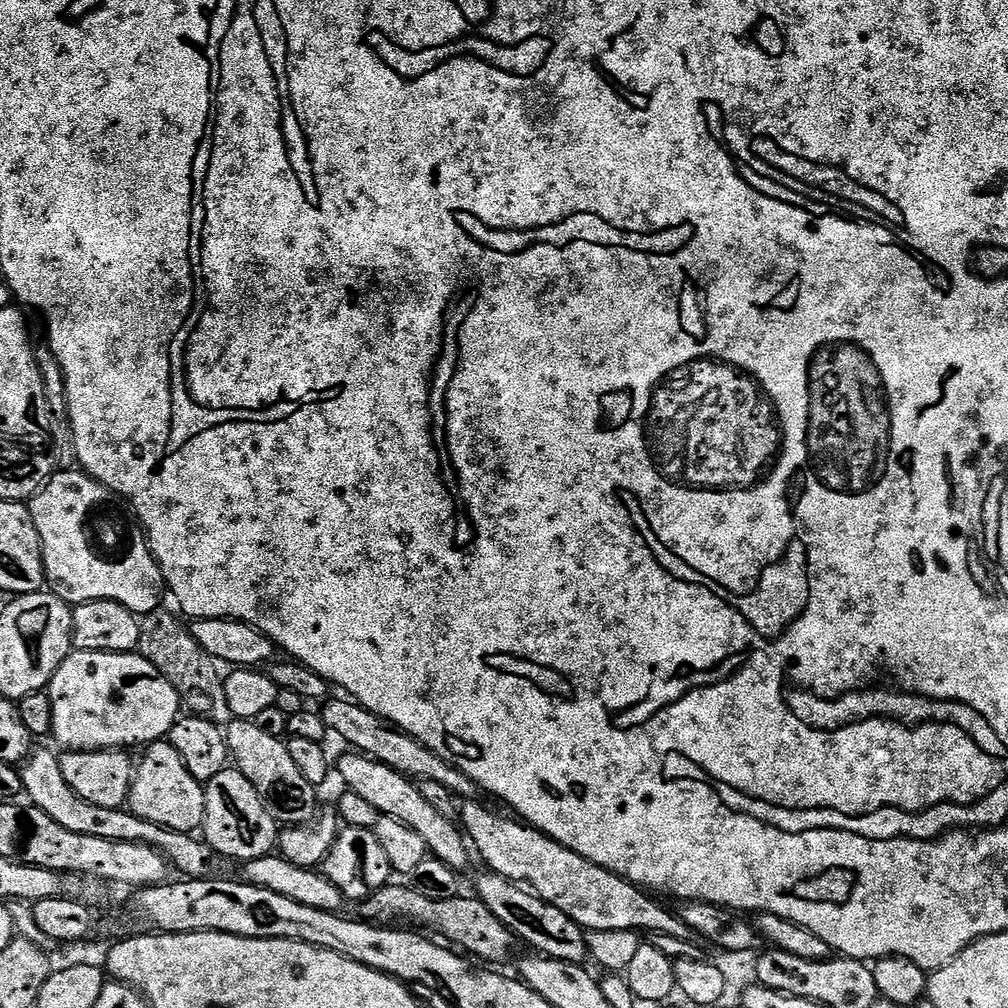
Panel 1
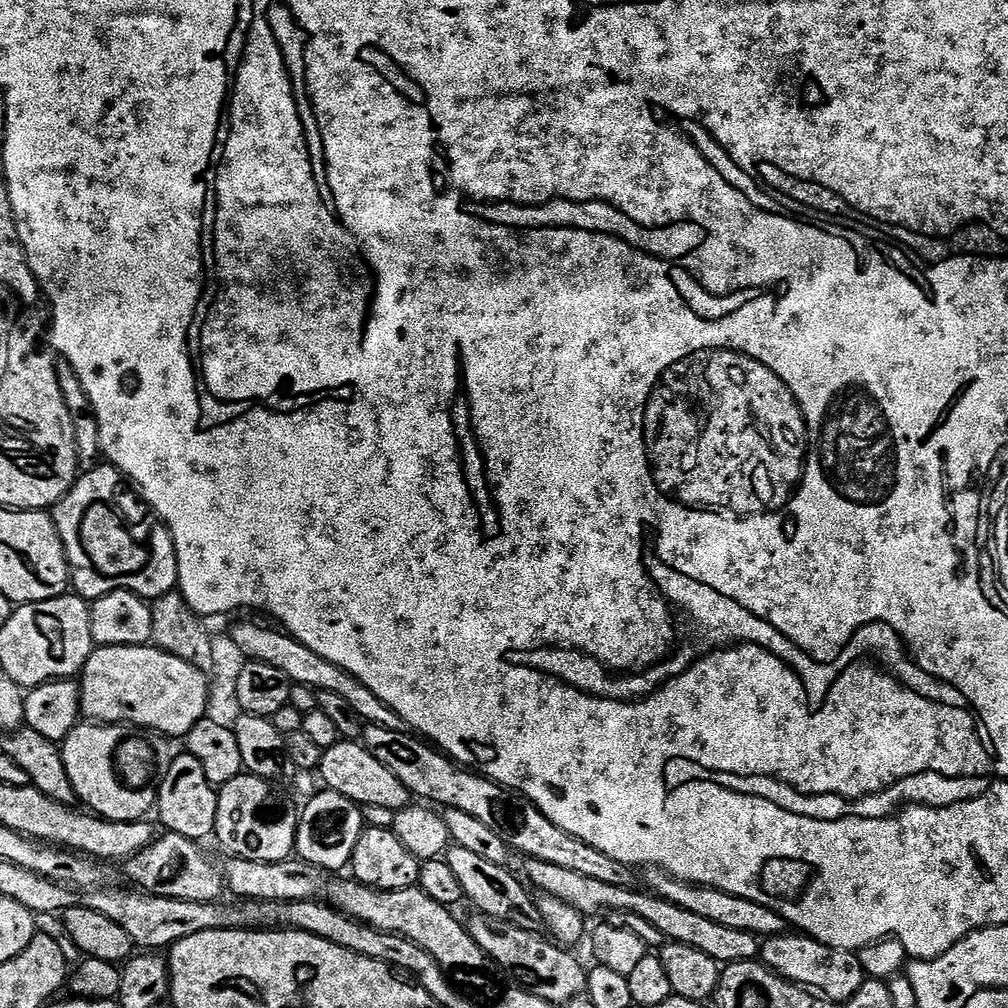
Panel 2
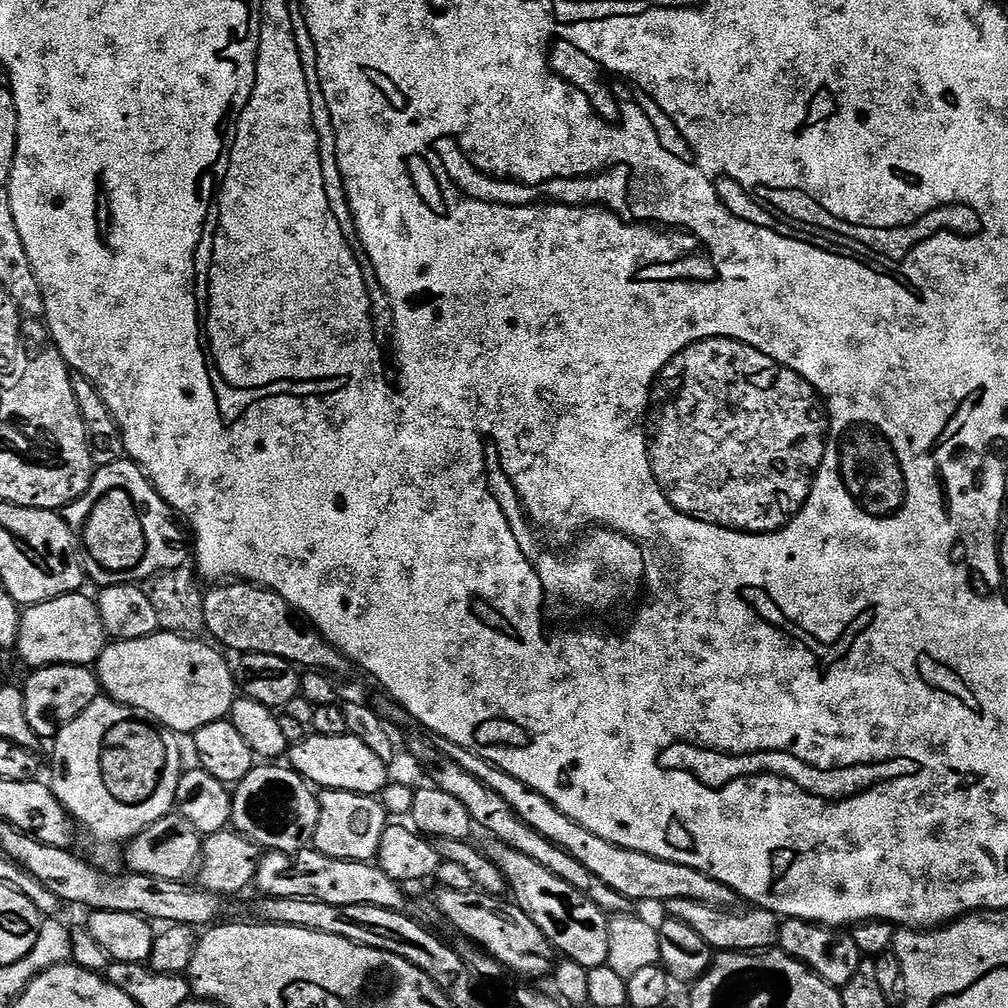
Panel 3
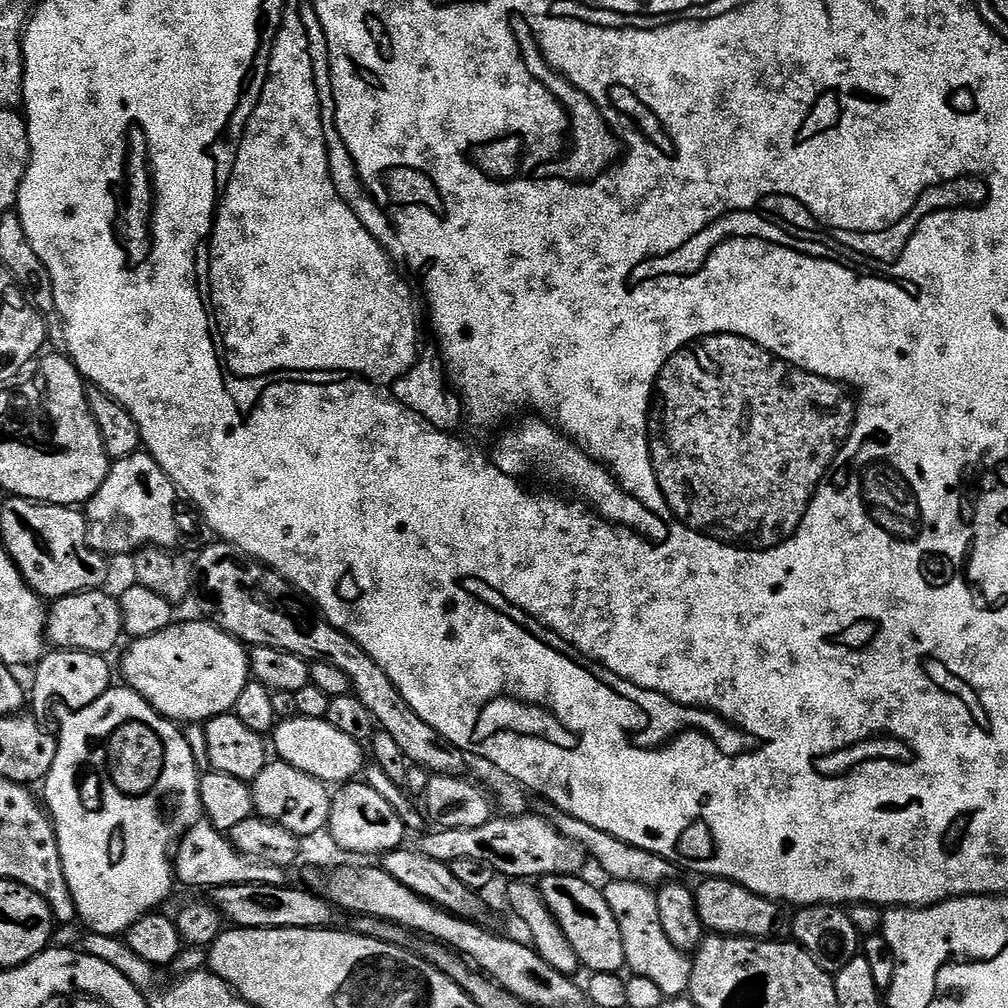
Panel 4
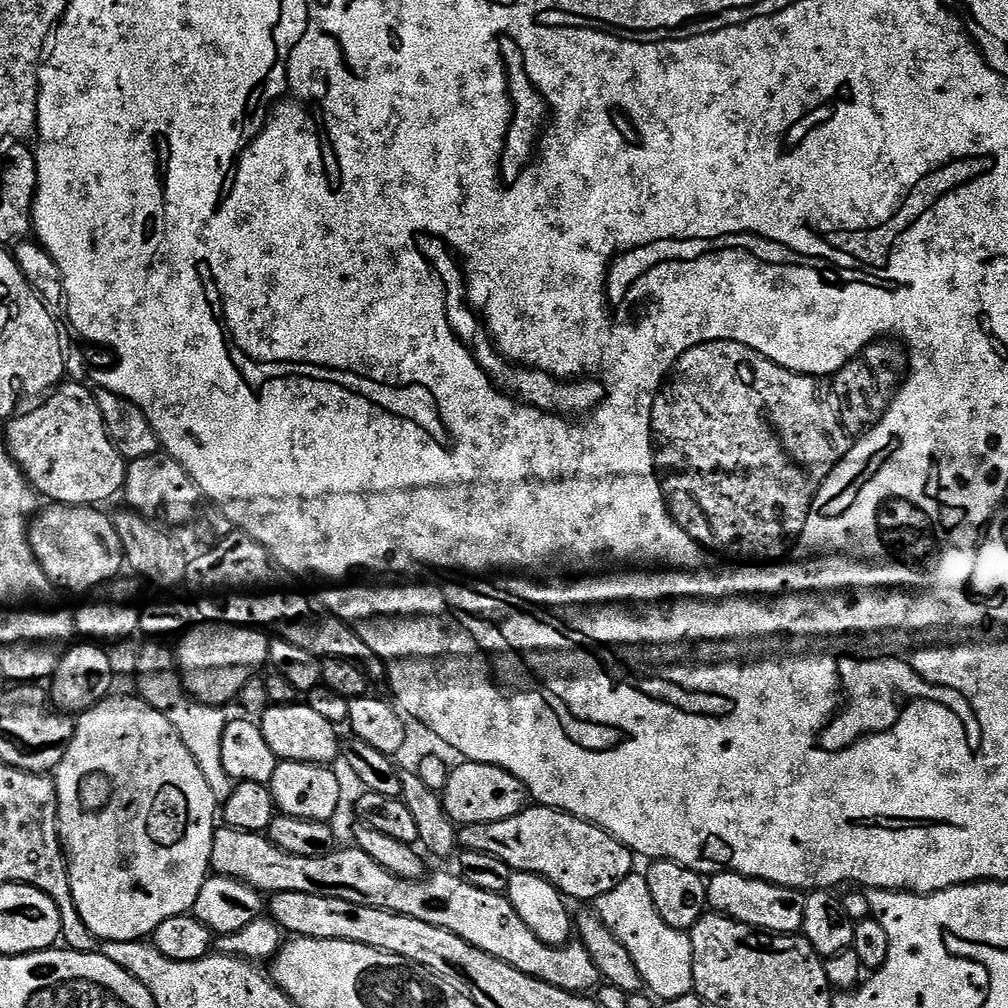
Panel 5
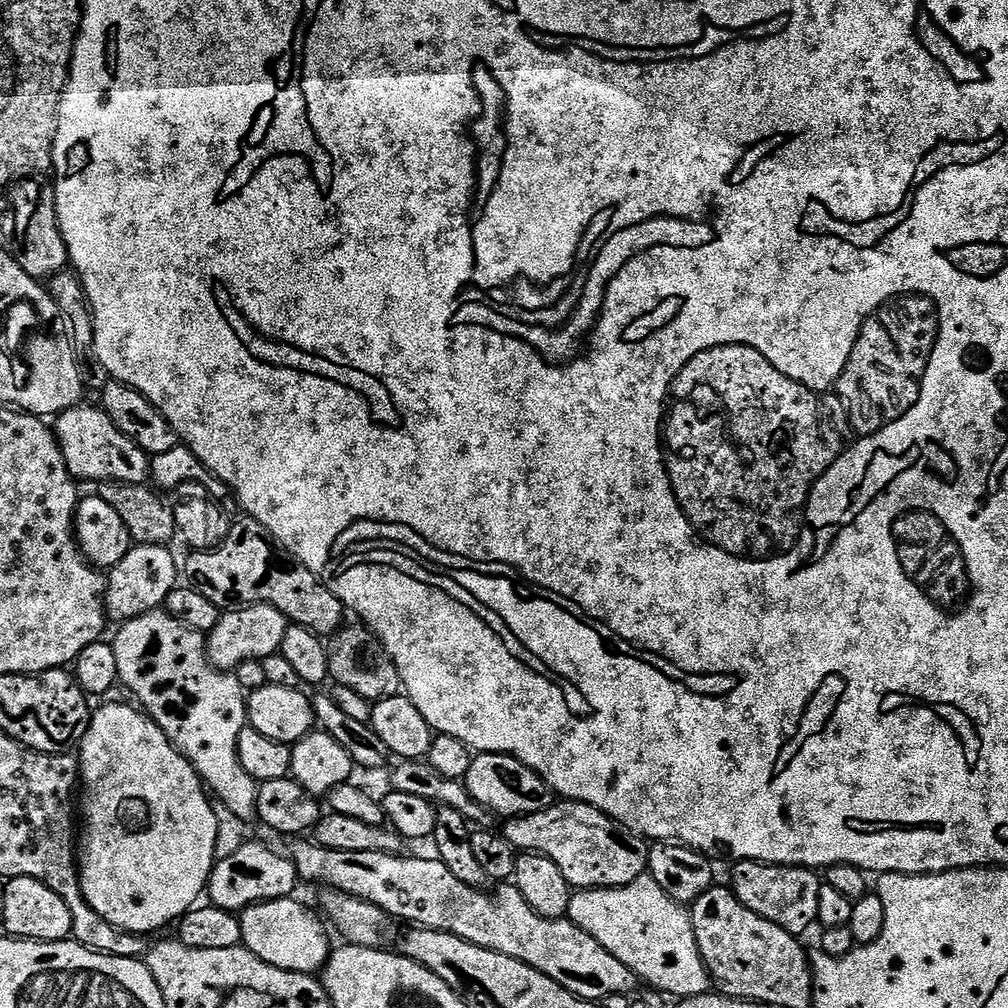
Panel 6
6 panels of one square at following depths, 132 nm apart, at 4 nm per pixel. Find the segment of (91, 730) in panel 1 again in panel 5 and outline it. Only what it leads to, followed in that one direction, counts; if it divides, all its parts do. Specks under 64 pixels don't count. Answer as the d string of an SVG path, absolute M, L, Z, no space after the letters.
M208 622L203 626L193 626L179 637L180 649L175 649L174 660L178 665L178 671L183 679L184 687L189 696L201 700L203 704L228 706L235 701L240 691L259 672L260 667L268 664L269 637L263 631L247 626L229 626L219 622Z

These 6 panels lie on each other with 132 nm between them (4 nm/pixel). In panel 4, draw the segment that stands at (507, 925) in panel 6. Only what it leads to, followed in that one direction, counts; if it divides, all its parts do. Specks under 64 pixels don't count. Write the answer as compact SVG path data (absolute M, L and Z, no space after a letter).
M207 819L197 824L178 841L174 849L174 876L188 888L221 888L222 886L242 886L243 884L265 884L266 886L287 885L289 873L278 866L270 866L263 860L252 860L233 846L231 839Z

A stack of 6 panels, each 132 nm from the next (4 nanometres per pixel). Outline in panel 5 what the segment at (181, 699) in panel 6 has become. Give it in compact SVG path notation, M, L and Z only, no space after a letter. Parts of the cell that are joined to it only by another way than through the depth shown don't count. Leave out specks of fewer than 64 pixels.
M148 642L140 652L140 661L137 662L136 668L144 677L140 680L139 695L165 716L170 726L174 726L174 730L178 730L178 738L186 742L186 750L194 754L198 770L202 770L203 776L206 777L206 782L210 785L210 794L214 794L218 802L226 801L234 787L234 781L226 774L226 766L222 766L222 734L226 730L229 717L224 716L223 707L203 704L201 700L188 695L183 679L174 667L173 653L167 652L160 644L163 643Z

